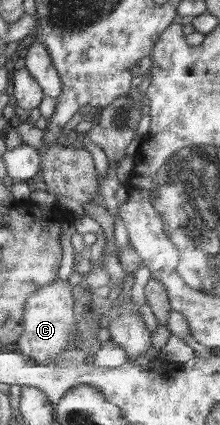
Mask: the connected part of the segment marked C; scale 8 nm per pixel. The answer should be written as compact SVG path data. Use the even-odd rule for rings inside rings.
M57 279L31 294L25 309L25 330L18 346L22 354L39 365L55 365L55 359L75 340L75 296L73 286L65 279Z

